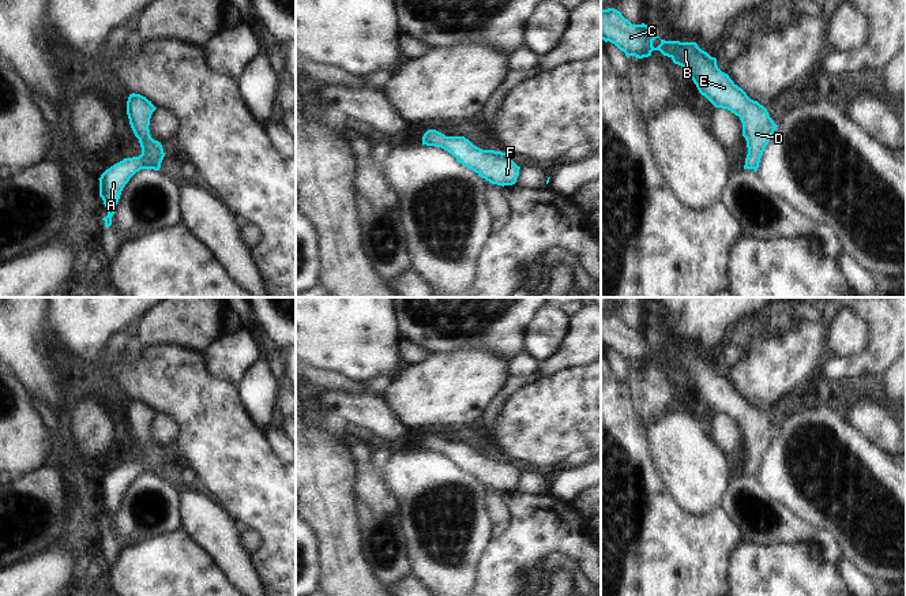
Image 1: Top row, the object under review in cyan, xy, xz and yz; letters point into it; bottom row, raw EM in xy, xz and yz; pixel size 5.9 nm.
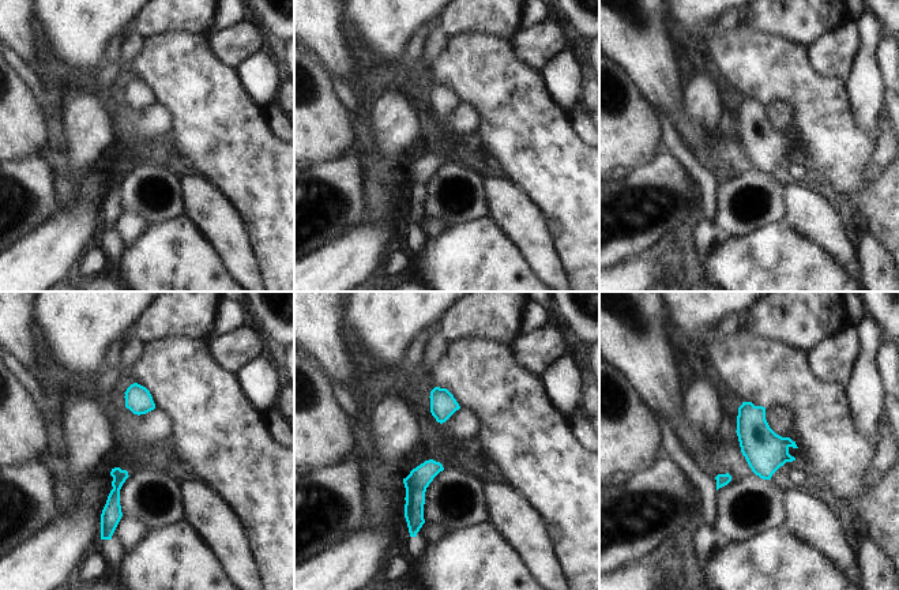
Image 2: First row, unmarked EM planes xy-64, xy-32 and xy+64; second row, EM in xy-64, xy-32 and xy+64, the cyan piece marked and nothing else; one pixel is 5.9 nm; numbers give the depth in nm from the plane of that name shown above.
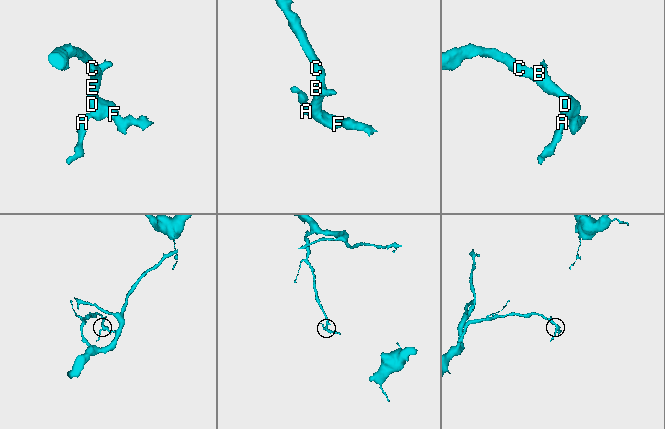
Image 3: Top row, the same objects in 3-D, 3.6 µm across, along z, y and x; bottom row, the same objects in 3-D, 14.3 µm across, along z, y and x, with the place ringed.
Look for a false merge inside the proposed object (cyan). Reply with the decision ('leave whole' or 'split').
leave whole

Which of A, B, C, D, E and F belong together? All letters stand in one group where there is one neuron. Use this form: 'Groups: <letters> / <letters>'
Groups: A B C D E F.

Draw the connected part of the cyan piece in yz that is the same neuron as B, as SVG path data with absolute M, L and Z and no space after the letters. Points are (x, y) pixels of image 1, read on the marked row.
M614 8L601 10L601 40L614 44L627 57L643 59L659 50L681 65L699 93L715 108L728 109L740 117L748 147L744 169L757 170L777 124L763 105L751 100L718 68L715 57L702 50L696 42L661 40L647 25L632 25Z

